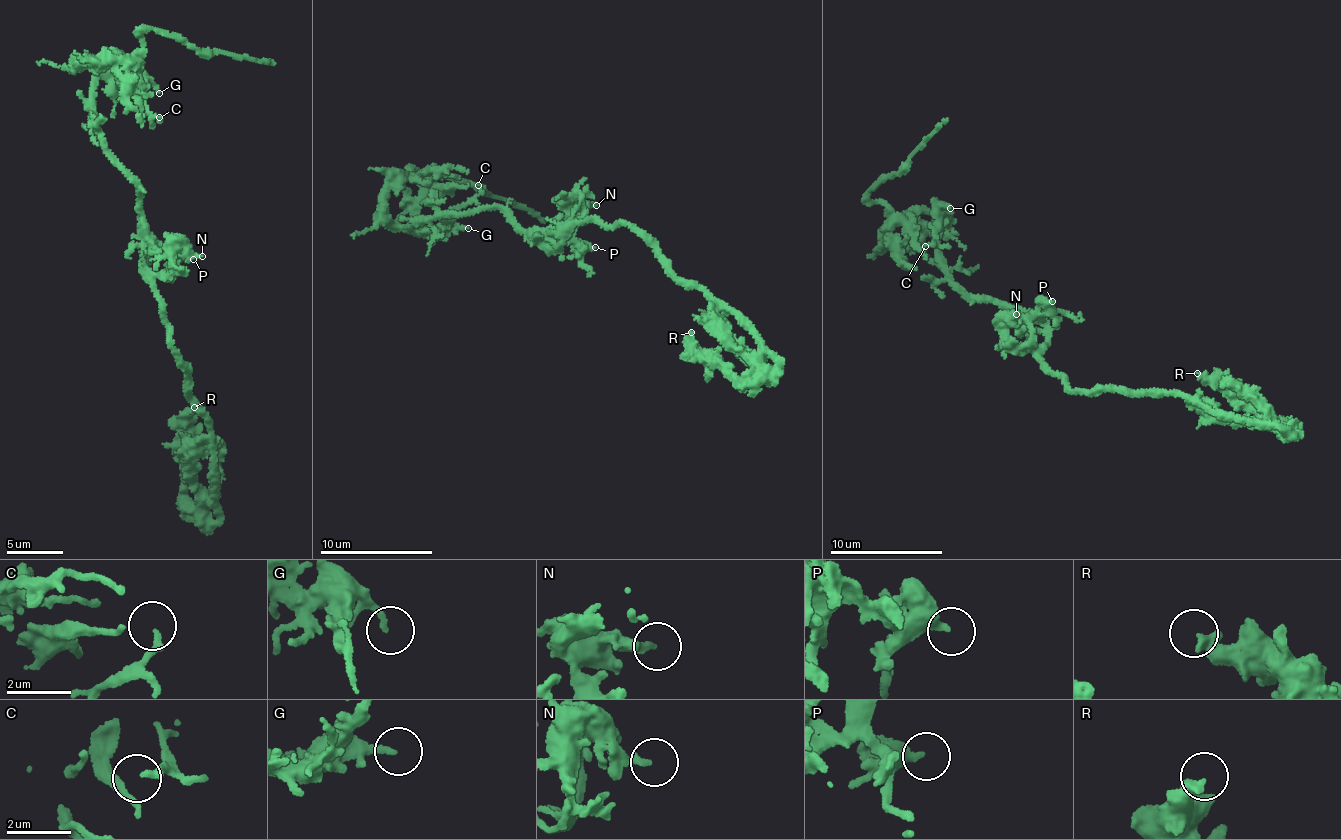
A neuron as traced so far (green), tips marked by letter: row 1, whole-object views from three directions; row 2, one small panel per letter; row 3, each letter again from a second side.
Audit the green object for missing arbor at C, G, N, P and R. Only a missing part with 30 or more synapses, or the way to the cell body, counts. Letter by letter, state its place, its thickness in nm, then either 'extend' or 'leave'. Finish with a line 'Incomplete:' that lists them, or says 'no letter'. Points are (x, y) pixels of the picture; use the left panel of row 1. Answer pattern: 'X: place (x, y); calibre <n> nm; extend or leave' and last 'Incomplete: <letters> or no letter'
C: place (159, 117); calibre 220 nm; leave
G: place (159, 93); calibre 180 nm; leave
N: place (202, 256); calibre 190 nm; leave
P: place (193, 259); calibre 360 nm; leave
R: place (194, 407); calibre 360 nm; leave
Incomplete: no letter

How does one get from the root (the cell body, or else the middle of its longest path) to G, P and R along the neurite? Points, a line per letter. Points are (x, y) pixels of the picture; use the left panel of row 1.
G: (144, 252), (140, 196), (135, 181), (102, 141), (92, 87), (100, 78), (116, 78), (159, 93)
P: (144, 252), (149, 244), (168, 250), (172, 255), (193, 259)
R: (144, 252), (142, 274), (206, 420), (209, 435), (188, 470), (195, 507), (184, 483), (194, 407)

